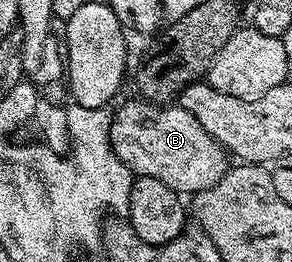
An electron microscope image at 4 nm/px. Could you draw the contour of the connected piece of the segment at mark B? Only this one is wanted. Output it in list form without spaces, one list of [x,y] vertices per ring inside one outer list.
[[[133,97],[129,103],[121,105],[112,115],[112,127],[108,131],[112,138],[112,148],[117,157],[132,170],[133,176],[154,177],[154,181],[162,181],[162,185],[170,185],[170,189],[179,191],[181,196],[192,197],[198,191],[210,189],[228,171],[230,155],[224,146],[202,125],[194,113],[186,113],[179,105],[161,105],[149,103],[139,97]]]

